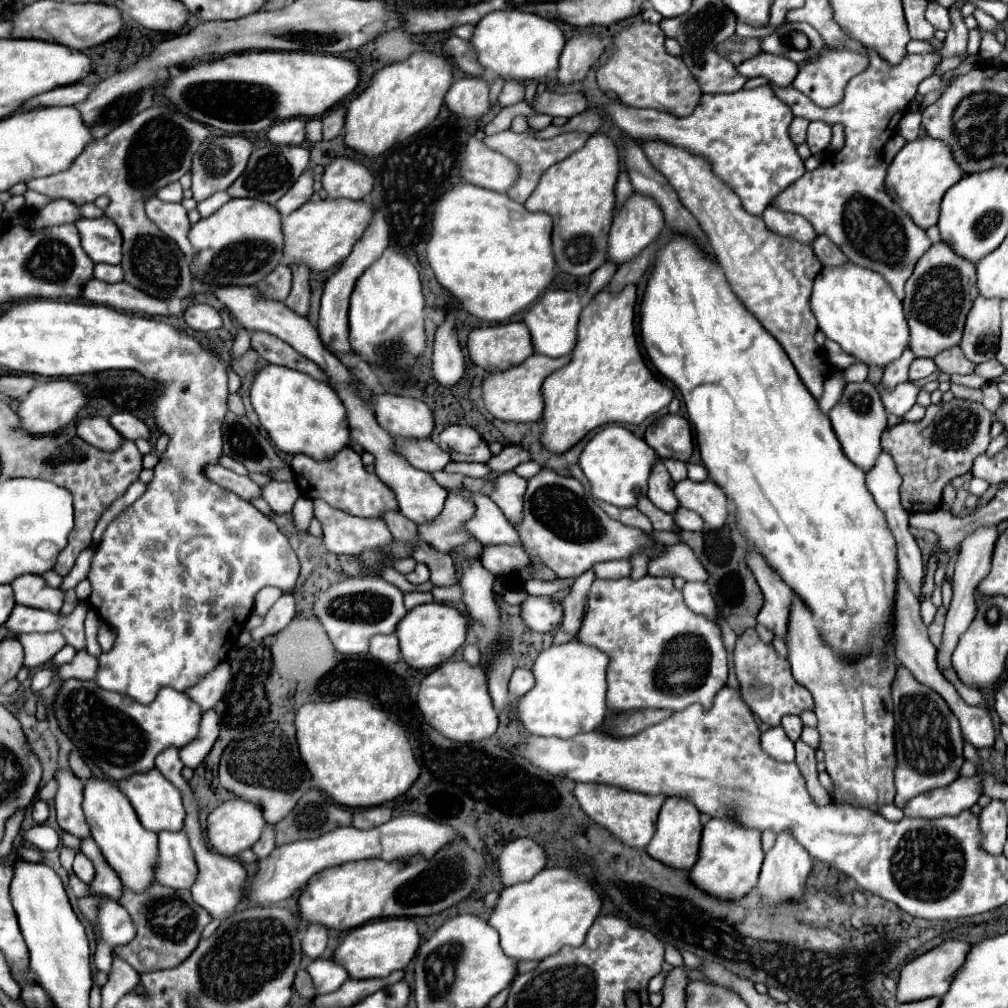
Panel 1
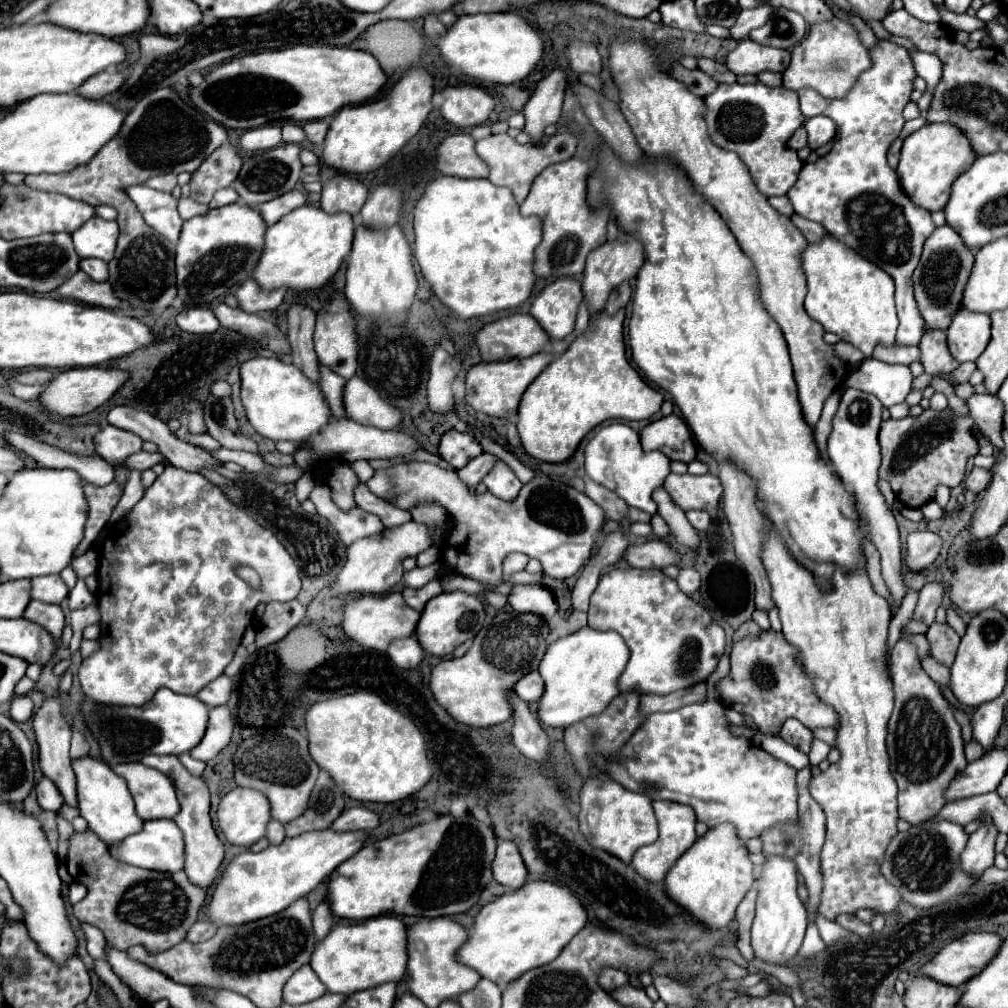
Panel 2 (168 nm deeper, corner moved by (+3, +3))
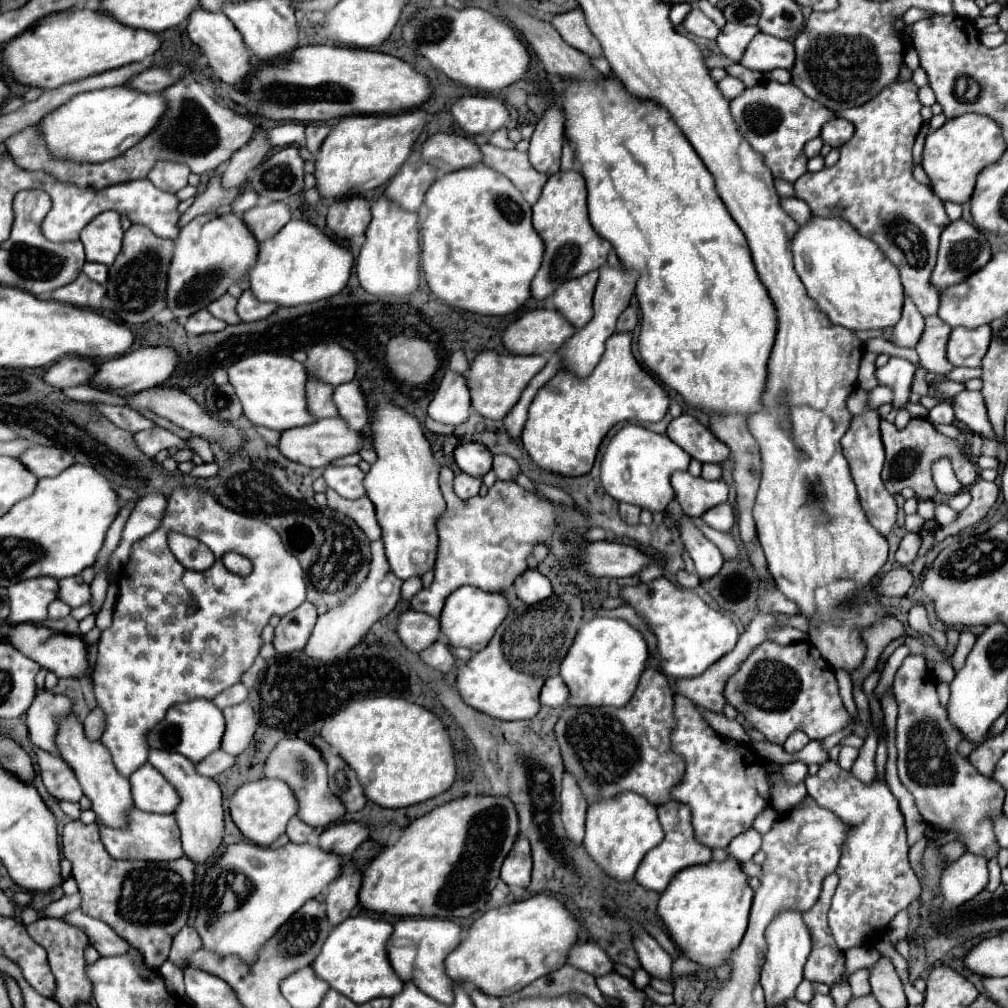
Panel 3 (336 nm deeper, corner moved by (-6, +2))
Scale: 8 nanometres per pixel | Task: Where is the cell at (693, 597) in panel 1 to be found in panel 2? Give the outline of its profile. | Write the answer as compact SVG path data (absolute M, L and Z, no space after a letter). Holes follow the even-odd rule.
M683 568L683 572L679 572L677 576L677 584L685 594L691 596L697 590L697 584L701 584L701 580L693 568Z

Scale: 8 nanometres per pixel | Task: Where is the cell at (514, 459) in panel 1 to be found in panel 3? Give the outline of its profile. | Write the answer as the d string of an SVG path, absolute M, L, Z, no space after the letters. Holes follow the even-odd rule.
M460 473L454 479L454 491L456 491L456 495L460 499L468 499L468 497L478 495L480 487L482 487L482 479L480 477L468 477L466 473Z

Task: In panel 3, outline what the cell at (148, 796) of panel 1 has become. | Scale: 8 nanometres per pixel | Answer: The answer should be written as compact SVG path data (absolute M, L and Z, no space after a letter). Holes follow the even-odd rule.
M150 763L130 775L130 785L134 805L146 813L172 813L178 805L178 791Z

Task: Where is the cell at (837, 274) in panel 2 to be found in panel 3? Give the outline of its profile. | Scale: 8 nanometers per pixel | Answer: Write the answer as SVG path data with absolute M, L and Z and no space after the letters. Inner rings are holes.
M812 217L810 225L800 227L792 241L794 267L800 275L808 297L828 315L834 325L850 331L886 331L902 317L904 293L898 269L866 237L856 233L842 219Z

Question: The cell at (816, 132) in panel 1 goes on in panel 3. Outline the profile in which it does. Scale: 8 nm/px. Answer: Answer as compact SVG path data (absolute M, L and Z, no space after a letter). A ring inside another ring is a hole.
M830 119L824 127L822 127L822 141L830 147L840 147L844 145L850 137L854 135L854 125L846 119Z

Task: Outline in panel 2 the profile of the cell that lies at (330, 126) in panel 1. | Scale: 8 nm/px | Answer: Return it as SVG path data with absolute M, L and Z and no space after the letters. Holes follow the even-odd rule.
M313 120L313 122L305 122L303 124L303 130L307 134L307 140L313 142L315 146L321 146L323 144L325 134L327 134L327 128L329 128L329 120Z

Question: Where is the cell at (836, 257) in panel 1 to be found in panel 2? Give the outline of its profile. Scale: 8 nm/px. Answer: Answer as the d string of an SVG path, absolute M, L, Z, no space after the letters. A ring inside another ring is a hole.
M793 214L793 216L791 216L791 222L803 232L803 236L807 238L807 242L817 242L817 240L821 240L823 234L825 234L825 230L821 228L821 224L811 222L811 220L805 220L805 218L801 218L799 214Z

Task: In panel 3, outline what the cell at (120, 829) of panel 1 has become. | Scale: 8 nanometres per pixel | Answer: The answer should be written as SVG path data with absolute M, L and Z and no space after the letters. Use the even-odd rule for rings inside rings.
M70 715L66 721L62 721L58 735L56 735L56 743L58 743L62 757L74 769L84 795L92 801L92 811L96 813L98 821L106 827L112 827L112 829L116 829L116 827L124 829L128 825L128 813L134 807L132 789L130 789L128 779L122 777L118 773L118 769L114 767L110 751L106 749L106 745L102 745L100 741L88 741L84 737L82 723L78 721L76 715Z

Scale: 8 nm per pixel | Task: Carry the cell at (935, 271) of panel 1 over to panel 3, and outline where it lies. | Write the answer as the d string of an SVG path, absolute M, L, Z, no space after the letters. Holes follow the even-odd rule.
M958 219L950 223L940 237L940 249L938 249L938 261L932 271L932 283L942 291L950 285L962 283L966 277L970 277L974 271L982 269L990 261L990 243L986 241L984 233L978 231L974 225L966 223L964 219Z

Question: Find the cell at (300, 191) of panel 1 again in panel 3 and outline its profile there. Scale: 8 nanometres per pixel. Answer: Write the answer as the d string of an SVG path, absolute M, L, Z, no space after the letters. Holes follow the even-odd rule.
M268 203L264 207L256 205L242 217L246 225L252 229L254 237L258 241L264 241L268 237L274 237L292 219L292 211L286 203Z

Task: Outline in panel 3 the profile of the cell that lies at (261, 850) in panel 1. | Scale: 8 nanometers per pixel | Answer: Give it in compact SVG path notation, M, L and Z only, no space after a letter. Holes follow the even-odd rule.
M292 817L292 819L288 821L288 827L286 827L286 835L288 835L288 839L290 839L292 843L306 843L306 841L310 841L312 831L314 831L314 829L312 829L310 825L302 823L298 817Z

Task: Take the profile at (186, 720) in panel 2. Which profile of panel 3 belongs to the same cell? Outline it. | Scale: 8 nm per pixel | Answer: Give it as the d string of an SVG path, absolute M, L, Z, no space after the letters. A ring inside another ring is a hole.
M194 699L188 703L172 705L166 711L166 717L156 725L156 729L148 733L148 747L162 749L162 751L174 751L174 753L188 757L192 763L198 763L220 747L222 733L224 733L222 711L208 699Z

